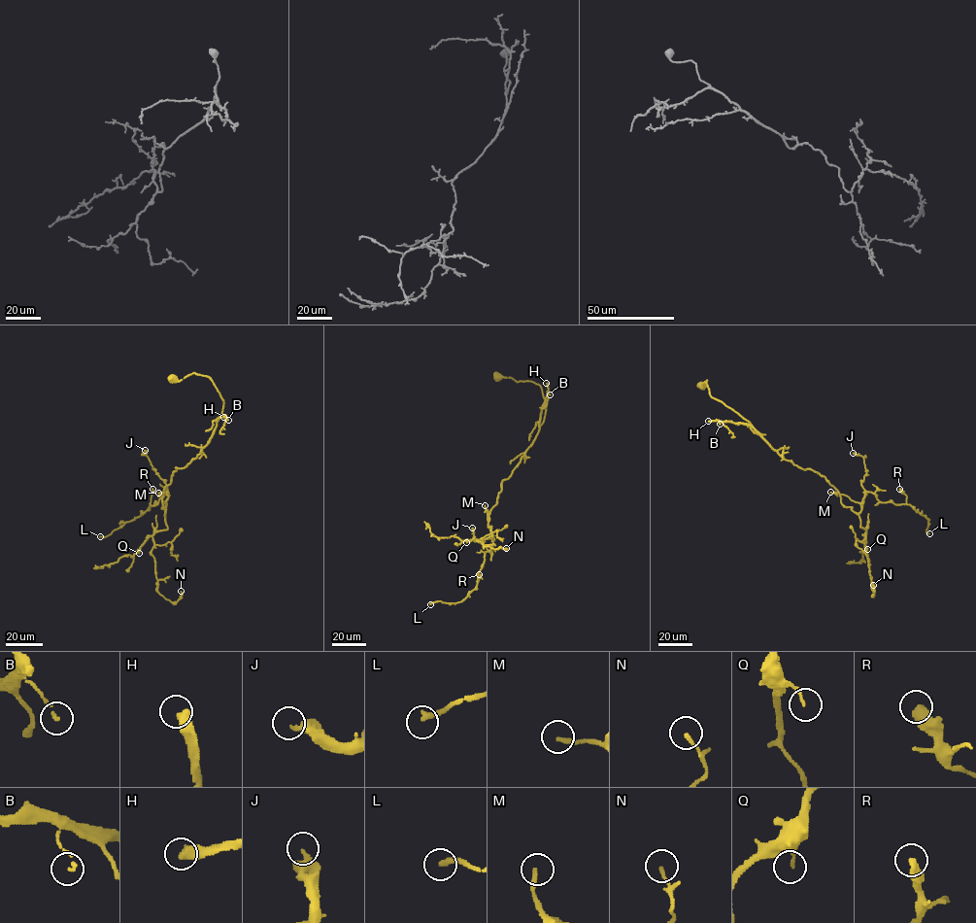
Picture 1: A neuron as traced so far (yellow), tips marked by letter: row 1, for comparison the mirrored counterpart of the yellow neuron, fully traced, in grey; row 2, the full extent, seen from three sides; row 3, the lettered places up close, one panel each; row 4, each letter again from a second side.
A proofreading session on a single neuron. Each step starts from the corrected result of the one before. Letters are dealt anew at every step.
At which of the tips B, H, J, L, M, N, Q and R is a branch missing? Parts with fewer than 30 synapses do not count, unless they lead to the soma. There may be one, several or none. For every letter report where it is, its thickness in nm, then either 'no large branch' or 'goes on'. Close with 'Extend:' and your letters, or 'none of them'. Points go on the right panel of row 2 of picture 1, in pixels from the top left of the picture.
B: (720, 424) | 100 nm | no large branch
H: (708, 421) | 550 nm | goes on
J: (853, 453) | 360 nm | no large branch
L: (929, 533) | 240 nm | goes on
M: (830, 492) | 180 nm | no large branch
N: (873, 585) | 140 nm | no large branch
Q: (867, 549) | 120 nm | no large branch
R: (899, 489) | 440 nm | no large branch
Extend: H, L

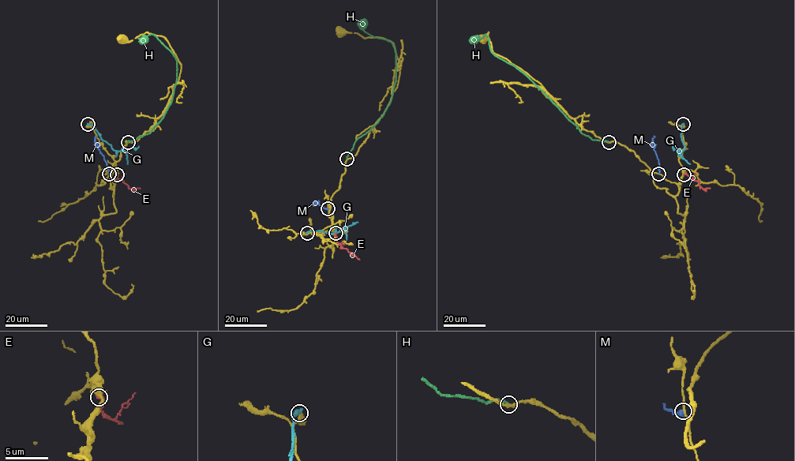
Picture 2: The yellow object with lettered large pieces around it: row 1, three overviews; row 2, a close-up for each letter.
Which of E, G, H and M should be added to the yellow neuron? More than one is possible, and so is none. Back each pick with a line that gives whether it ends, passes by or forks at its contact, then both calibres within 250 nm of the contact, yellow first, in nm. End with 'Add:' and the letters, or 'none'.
Add: none

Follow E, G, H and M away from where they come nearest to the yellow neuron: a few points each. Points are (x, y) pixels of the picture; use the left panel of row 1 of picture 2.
E: (117, 174), (130, 189), (140, 188)
G: (88, 125), (91, 125), (114, 150), (125, 151), (127, 164)
H: (128, 142), (147, 134), (163, 117), (170, 103), (177, 80), (177, 60), (174, 54), (152, 35), (144, 40)
M: (109, 174), (103, 155), (95, 142), (96, 136)

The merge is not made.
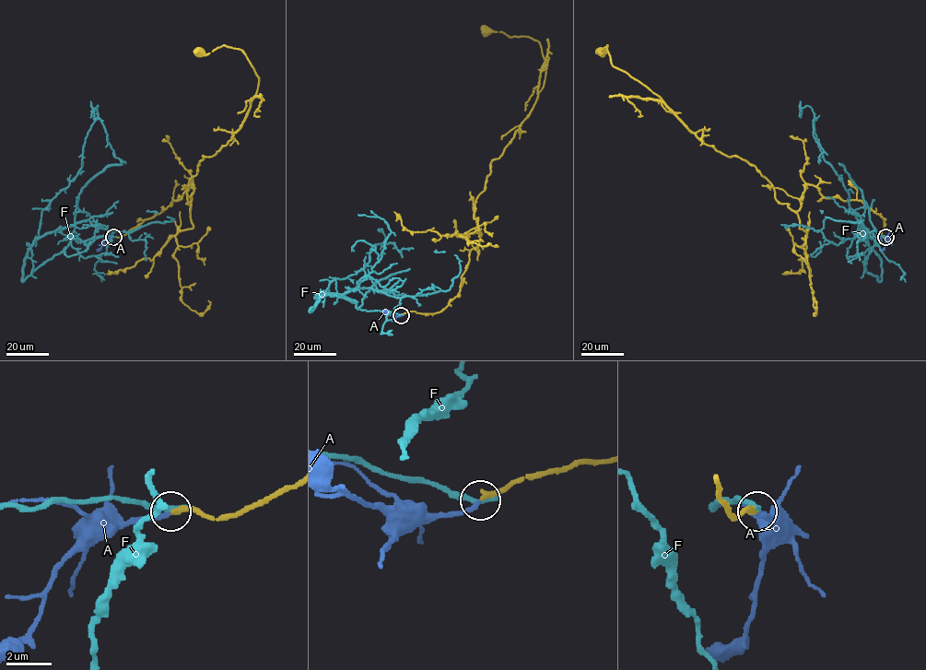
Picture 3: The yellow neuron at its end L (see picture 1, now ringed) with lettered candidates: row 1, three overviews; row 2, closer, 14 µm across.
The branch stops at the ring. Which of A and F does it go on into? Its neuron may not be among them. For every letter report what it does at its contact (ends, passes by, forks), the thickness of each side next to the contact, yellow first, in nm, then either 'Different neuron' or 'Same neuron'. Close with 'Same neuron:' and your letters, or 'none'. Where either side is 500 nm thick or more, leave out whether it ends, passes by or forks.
A: It ends there. Thickness 240 nm (yellow) against 200 nm. Same neuron
F: It ends there. Thickness 280 nm (yellow) against 240 nm. Different neuron
Same neuron: A

